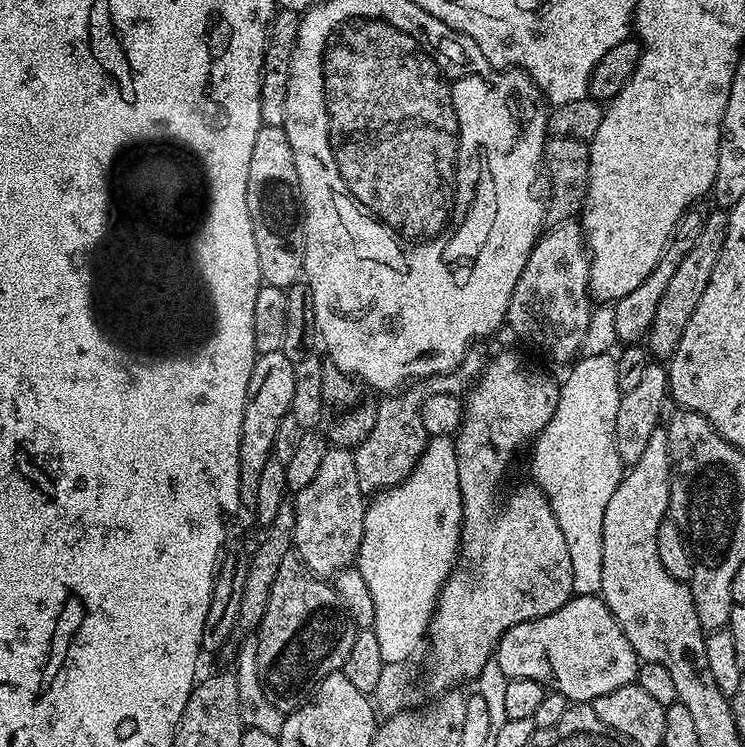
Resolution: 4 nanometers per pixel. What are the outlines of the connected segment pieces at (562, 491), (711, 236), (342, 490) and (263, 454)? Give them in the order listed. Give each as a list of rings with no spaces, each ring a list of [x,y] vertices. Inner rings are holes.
[[[602,304],[595,307],[587,323],[587,334],[584,338],[583,353],[592,354],[584,360],[584,385],[580,388],[580,417],[576,420],[576,428],[556,428],[549,426],[541,430],[534,441],[536,449],[532,452],[532,476],[537,488],[543,491],[545,498],[558,518],[558,526],[562,526],[562,538],[566,538],[566,546],[570,549],[570,566],[574,566],[573,593],[577,596],[600,596],[602,586],[602,514],[606,514],[606,505],[614,490],[618,490],[620,477],[626,468],[618,458],[618,450],[614,446],[614,418],[618,418],[618,402],[622,393],[618,390],[618,370],[615,359],[610,355],[598,356],[617,343],[614,329],[613,307]]]
[[[712,210],[705,218],[704,224],[699,225],[698,231],[688,246],[688,252],[678,262],[678,270],[674,270],[674,278],[666,285],[658,310],[654,313],[654,320],[650,322],[650,330],[646,337],[646,347],[653,357],[670,358],[674,350],[678,350],[678,342],[682,342],[682,330],[686,330],[686,322],[690,322],[690,314],[694,314],[702,293],[710,283],[710,274],[714,274],[714,266],[718,266],[718,254],[722,254],[722,246],[726,242],[728,229],[728,212]]]
[[[329,447],[318,475],[294,496],[294,534],[292,547],[295,555],[315,576],[335,577],[343,568],[355,565],[364,537],[366,494],[358,486],[358,470],[352,452],[346,448]]]
[[[284,351],[261,352],[257,355],[256,365],[248,387],[246,410],[242,414],[242,438],[238,450],[238,486],[240,503],[244,506],[255,505],[262,470],[268,459],[272,458],[275,435],[284,415],[291,413],[294,402],[294,378],[296,365]]]

